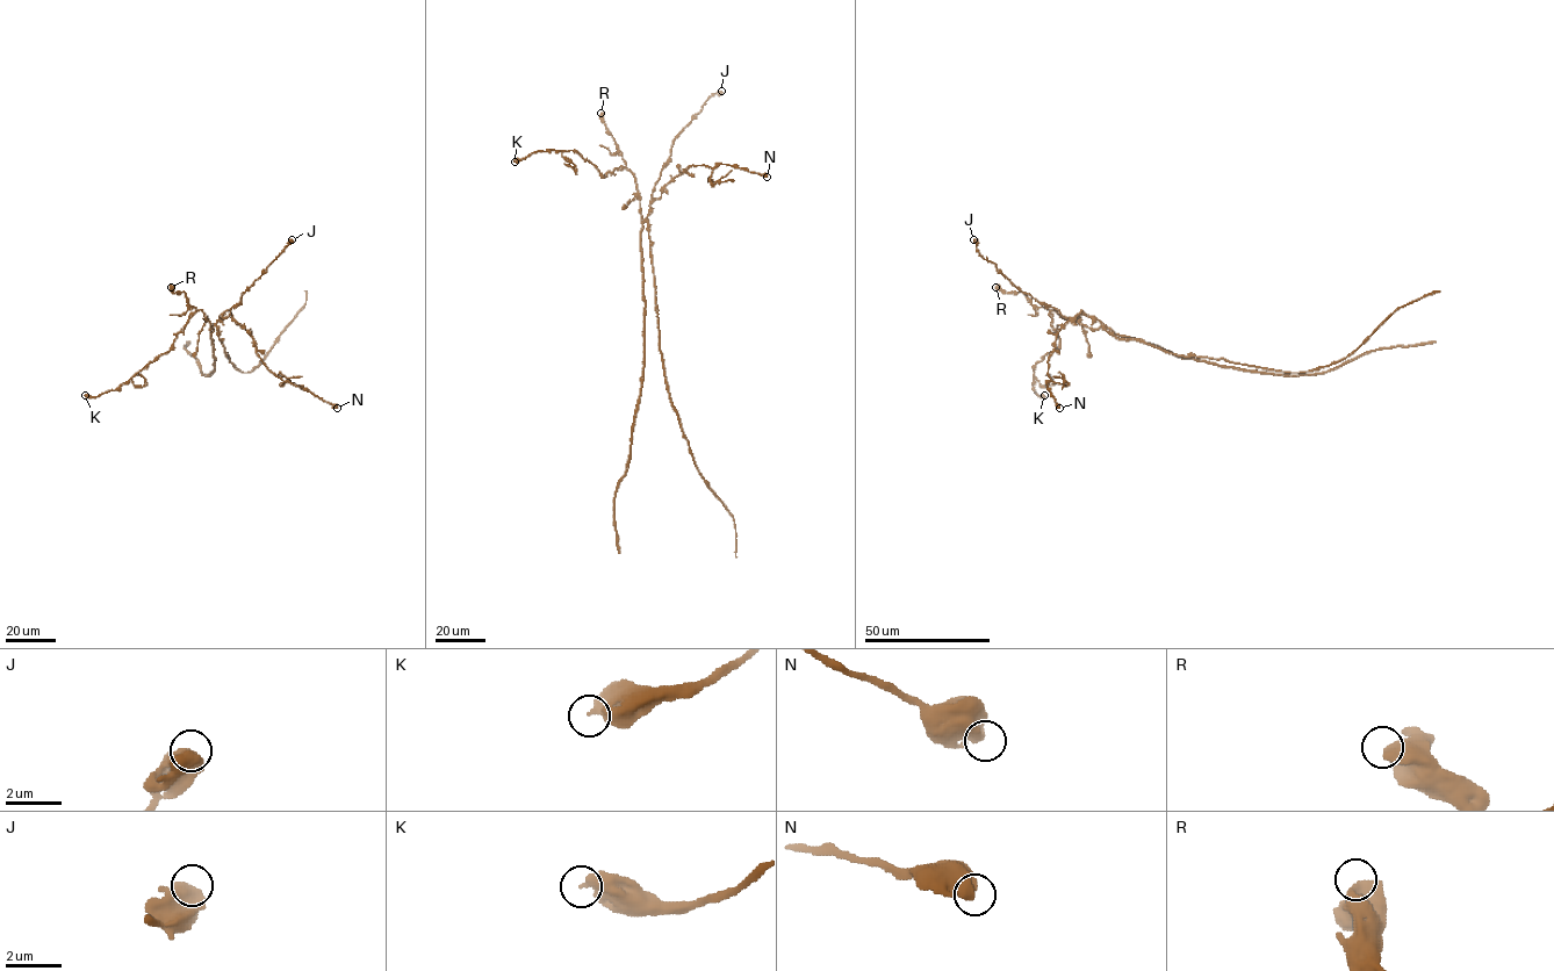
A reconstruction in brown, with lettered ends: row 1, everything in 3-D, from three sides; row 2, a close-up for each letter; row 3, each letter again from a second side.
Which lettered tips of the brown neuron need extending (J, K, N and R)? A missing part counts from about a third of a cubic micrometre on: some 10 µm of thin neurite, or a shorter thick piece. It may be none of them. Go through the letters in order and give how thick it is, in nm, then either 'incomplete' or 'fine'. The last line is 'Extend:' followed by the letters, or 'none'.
J: calibre 700 nm; fine
K: calibre 550 nm; incomplete
N: calibre 600 nm; fine
R: calibre 650 nm; fine
Extend: K

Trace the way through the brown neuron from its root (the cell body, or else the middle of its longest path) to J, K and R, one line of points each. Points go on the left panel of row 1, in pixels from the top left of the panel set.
J: (220, 337), (216, 322), (220, 316), (229, 316), (292, 239)
K: (220, 337), (217, 329), (211, 329), (198, 310), (168, 351), (116, 389), (85, 395)
R: (220, 337), (217, 329), (210, 328), (204, 314), (189, 304), (184, 293), (174, 293), (171, 287)

